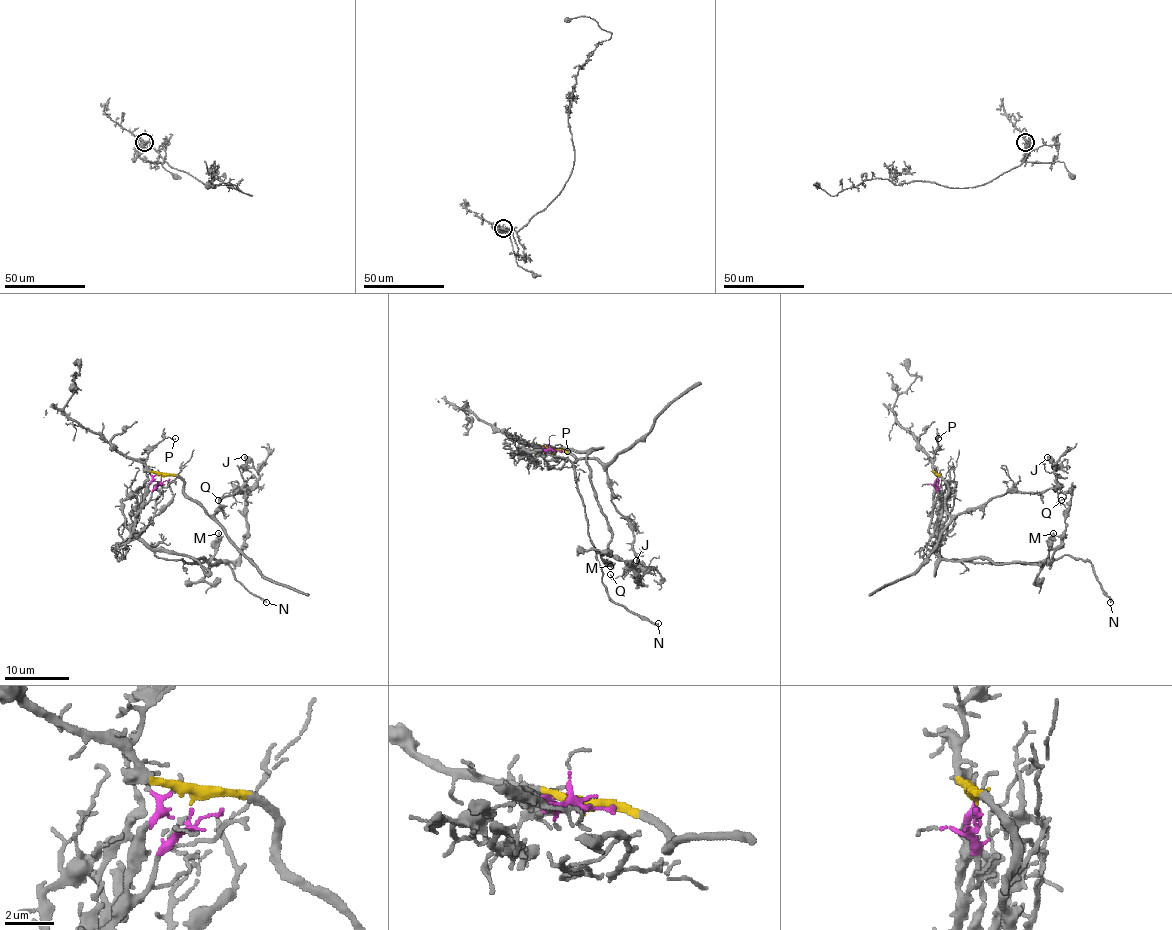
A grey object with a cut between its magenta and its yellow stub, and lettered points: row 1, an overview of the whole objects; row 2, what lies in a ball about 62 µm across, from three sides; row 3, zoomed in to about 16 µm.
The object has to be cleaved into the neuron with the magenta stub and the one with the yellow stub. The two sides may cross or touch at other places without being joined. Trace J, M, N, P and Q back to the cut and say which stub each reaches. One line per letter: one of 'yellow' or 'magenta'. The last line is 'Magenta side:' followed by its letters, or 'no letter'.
J: yellow
M: magenta
N: magenta
P: yellow
Q: yellow
Magenta side: M, N

